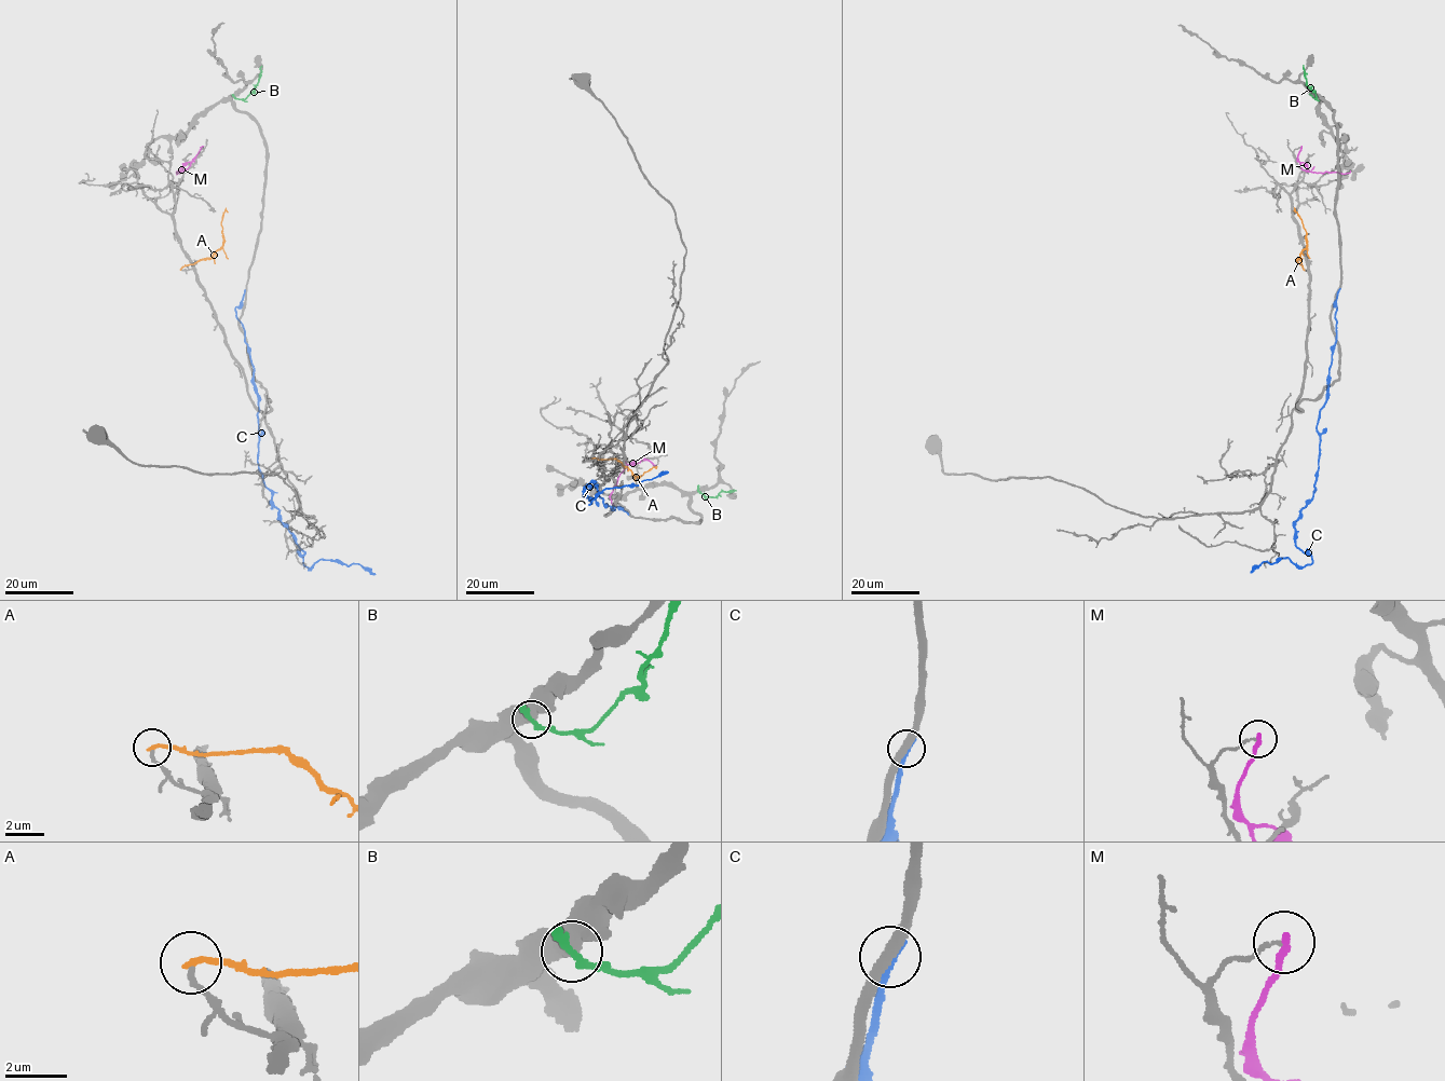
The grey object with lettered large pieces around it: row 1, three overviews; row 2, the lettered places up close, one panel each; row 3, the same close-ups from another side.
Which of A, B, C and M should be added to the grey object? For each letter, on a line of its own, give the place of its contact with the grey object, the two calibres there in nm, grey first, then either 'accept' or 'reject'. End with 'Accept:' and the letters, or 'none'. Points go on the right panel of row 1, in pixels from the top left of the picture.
A: contact (1304, 270); calibres 170 and 200 nm; accept
B: contact (1312, 96); calibres 500 and 340 nm; reject
C: contact (1338, 290); calibres 320 and 280 nm; reject
M: contact (1302, 147); calibres 120 and 240 nm; reject
Accept: A

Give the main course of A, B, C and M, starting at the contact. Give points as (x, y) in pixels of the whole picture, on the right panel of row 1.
A: (1304, 270), (1296, 260), (1306, 246), (1306, 231), (1294, 207)
B: (1311, 96), (1317, 96), (1307, 85), (1303, 65)
C: (1338, 290), (1314, 491), (1294, 527), (1295, 542), (1312, 561), (1297, 566), (1278, 558), (1251, 572)
M: (1302, 147), (1297, 159), (1306, 170), (1344, 174), (1350, 170)

